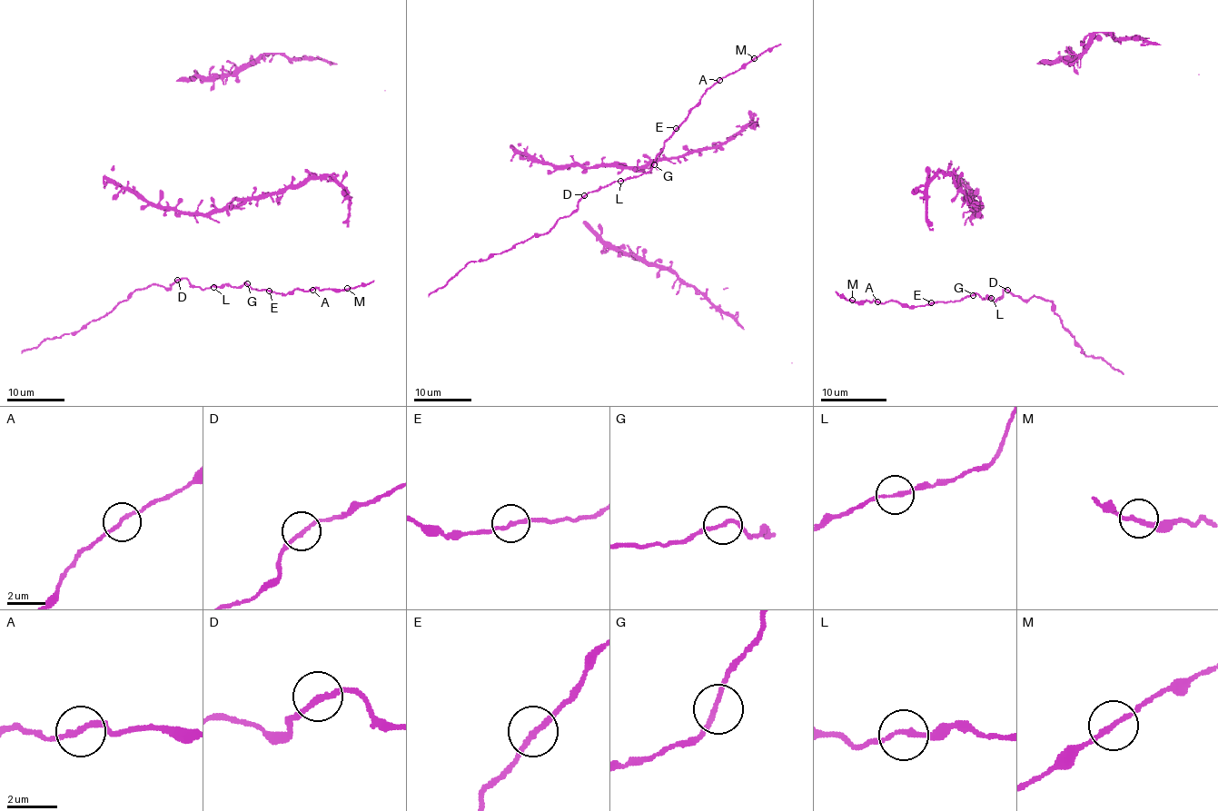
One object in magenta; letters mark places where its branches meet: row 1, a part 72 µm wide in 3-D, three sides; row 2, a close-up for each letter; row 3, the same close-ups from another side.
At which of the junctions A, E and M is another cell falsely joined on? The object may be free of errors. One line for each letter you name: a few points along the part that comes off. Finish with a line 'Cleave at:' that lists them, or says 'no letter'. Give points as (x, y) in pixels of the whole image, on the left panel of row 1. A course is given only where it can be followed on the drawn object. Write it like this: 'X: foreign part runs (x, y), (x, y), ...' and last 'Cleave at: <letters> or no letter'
Cleave at: no letter

